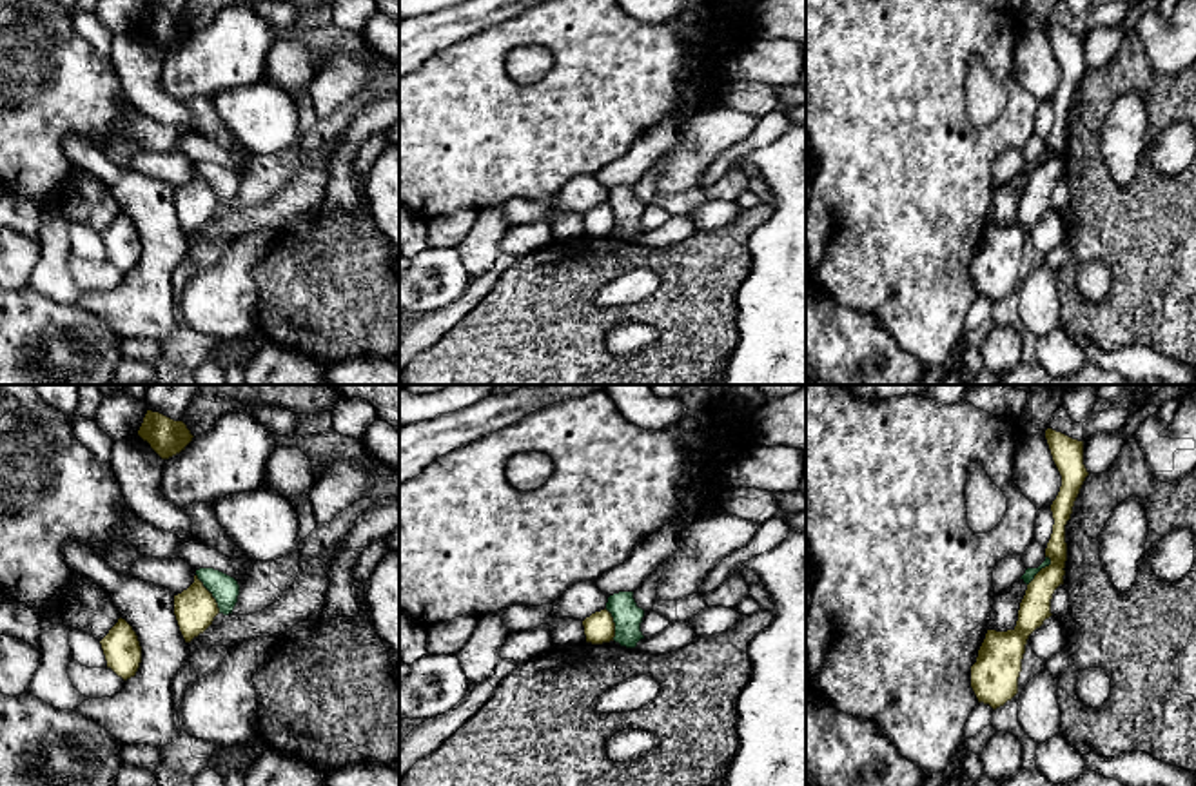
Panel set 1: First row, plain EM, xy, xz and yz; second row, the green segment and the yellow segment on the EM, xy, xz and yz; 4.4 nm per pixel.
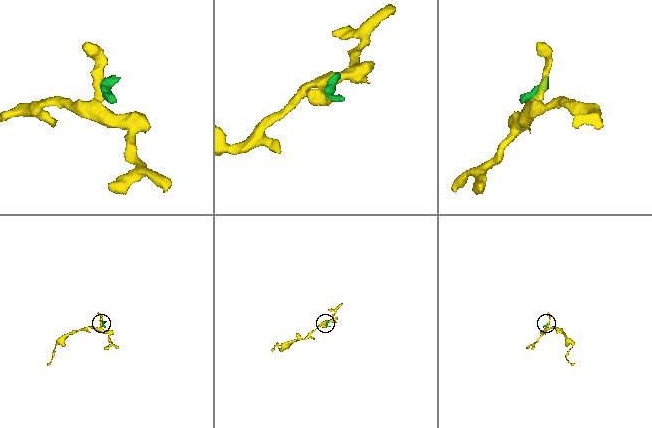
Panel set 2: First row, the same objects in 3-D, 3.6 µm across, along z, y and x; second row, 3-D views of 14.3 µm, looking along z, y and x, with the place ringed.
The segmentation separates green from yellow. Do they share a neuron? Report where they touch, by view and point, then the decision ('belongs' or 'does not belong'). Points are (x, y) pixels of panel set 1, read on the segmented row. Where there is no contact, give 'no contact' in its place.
xy (211, 592) | does not belong

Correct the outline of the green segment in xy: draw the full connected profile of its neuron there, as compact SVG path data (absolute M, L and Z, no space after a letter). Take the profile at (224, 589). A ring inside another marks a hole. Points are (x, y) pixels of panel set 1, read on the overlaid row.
M200 568L196 575L216 599L220 614L232 614L240 595L238 581L214 568Z

